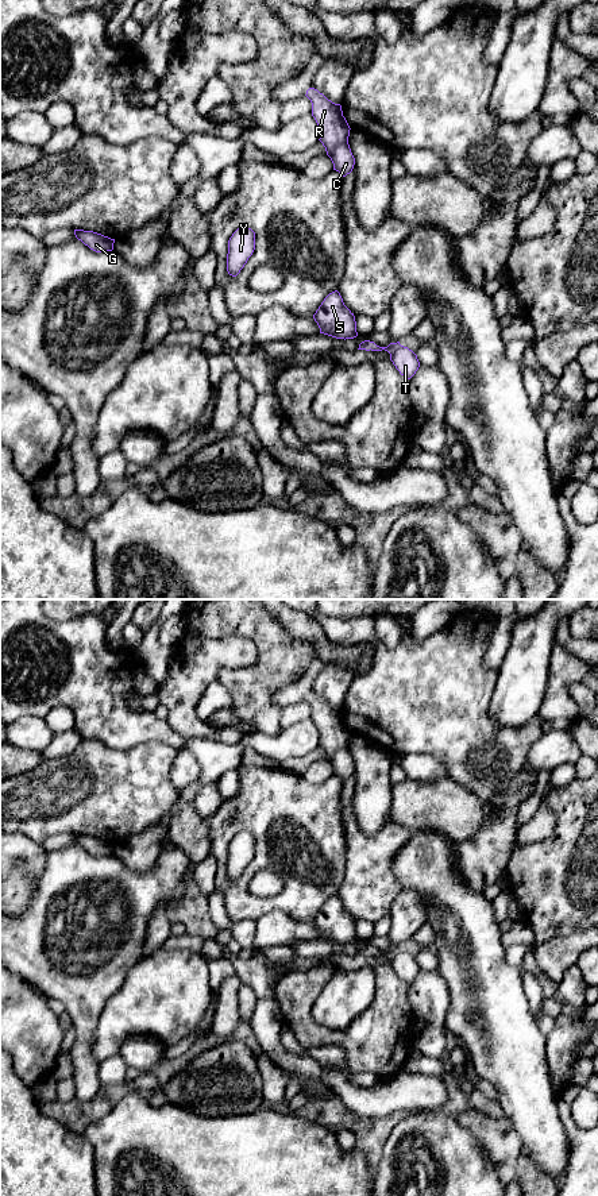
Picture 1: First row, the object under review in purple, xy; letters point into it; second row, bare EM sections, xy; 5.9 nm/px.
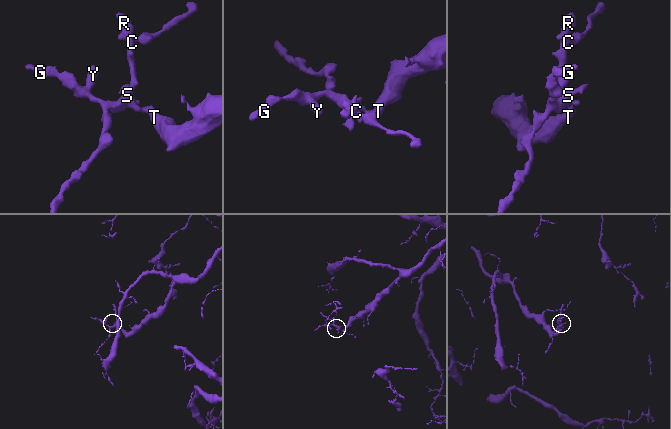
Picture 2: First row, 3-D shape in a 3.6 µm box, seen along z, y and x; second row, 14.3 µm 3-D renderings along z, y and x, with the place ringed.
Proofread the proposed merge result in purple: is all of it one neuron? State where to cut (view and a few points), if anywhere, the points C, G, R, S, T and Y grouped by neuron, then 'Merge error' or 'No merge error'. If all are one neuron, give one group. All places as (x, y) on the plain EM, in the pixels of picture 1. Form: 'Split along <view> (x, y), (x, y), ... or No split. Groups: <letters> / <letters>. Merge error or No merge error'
No split. Groups: C G R S T Y. No merge error

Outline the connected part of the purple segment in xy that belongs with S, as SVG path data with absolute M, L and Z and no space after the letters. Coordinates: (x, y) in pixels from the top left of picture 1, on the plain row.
M337 895L324 903L313 923L320 933L320 938L344 945L358 941L355 921L344 910Z

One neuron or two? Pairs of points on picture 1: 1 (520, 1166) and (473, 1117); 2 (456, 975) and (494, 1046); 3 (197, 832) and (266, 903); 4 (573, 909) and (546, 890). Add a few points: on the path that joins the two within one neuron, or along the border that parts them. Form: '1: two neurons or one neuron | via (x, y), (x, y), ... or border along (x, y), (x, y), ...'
1: one neuron | via (508, 1154), (485, 1129)
2: one neuron | via (471, 992), (492, 1014), (494, 1029)
3: two neurons | border along (205, 818), (209, 852)
4: one neuron | via (566, 902), (552, 890)

